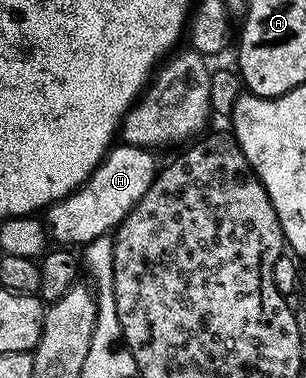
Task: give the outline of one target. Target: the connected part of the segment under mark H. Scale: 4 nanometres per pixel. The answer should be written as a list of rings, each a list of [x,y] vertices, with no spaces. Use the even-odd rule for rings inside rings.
[[[114,146],[89,174],[85,183],[64,201],[48,208],[47,226],[52,242],[57,245],[84,245],[95,237],[108,235],[116,229],[157,178],[159,162],[153,155],[156,154],[144,147]]]

